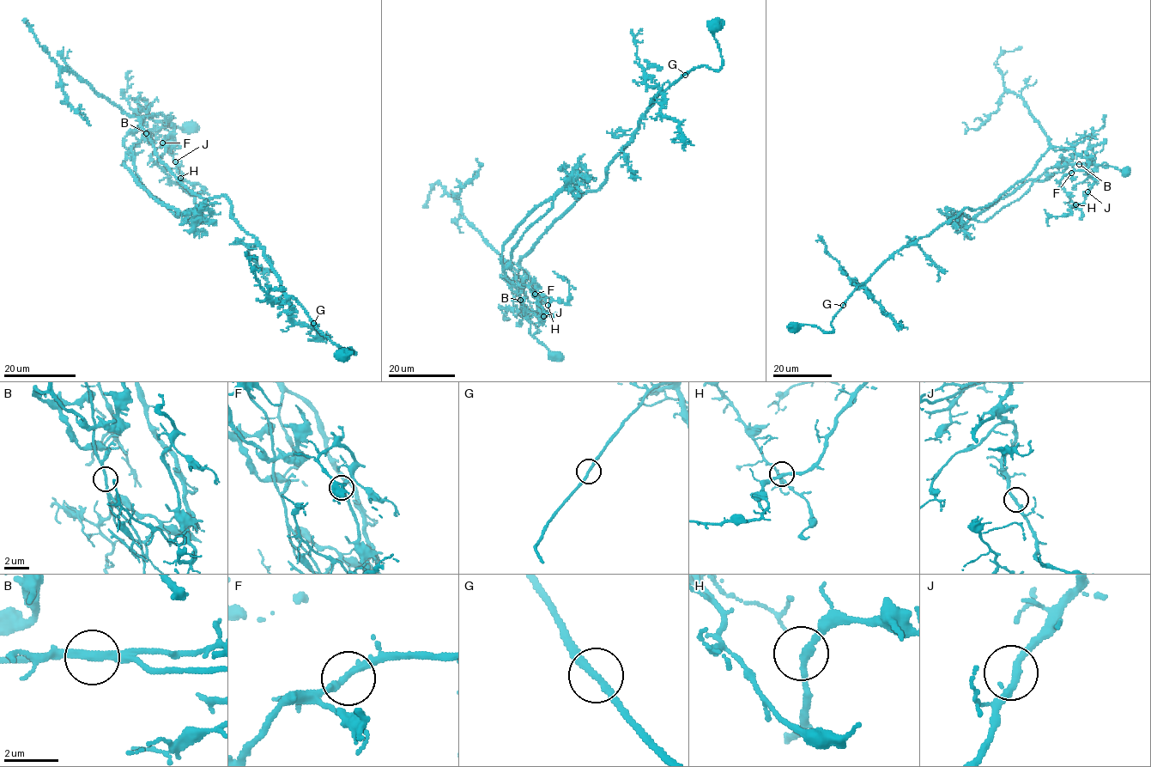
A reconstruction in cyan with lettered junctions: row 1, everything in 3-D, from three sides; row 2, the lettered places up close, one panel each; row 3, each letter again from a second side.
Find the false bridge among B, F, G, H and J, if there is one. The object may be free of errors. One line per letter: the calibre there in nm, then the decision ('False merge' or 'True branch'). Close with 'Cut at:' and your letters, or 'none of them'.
B: Thickness 240 nm. False merge
F: Thickness 240 nm. True branch
G: Thickness 240 nm. True branch
H: Thickness 240 nm. True branch
J: Thickness 240 nm. True branch
Cut at: B

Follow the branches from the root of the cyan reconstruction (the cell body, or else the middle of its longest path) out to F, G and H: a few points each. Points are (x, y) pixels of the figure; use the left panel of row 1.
F: (342, 357), (354, 353), (287, 297), (225, 195), (191, 193), (140, 119), (160, 113), (172, 122), (162, 143)
G: (342, 357), (342, 350), (349, 348), (354, 353), (334, 343), (313, 323)
H: (342, 357), (354, 353), (287, 297), (225, 195), (191, 193), (162, 161), (143, 118), (172, 122), (180, 178)

